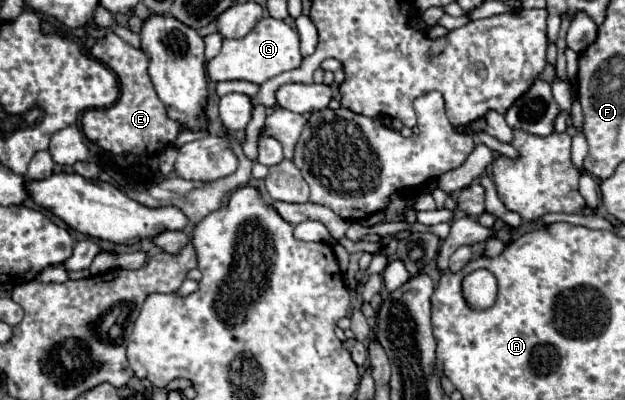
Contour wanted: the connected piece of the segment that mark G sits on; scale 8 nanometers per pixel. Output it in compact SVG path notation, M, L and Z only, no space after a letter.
M264 17L242 41L240 39L224 39L222 51L218 57L206 63L208 77L218 81L250 81L256 85L262 85L264 81L284 73L298 69L302 65L302 53L300 53L300 39L298 33L286 23L272 17Z

